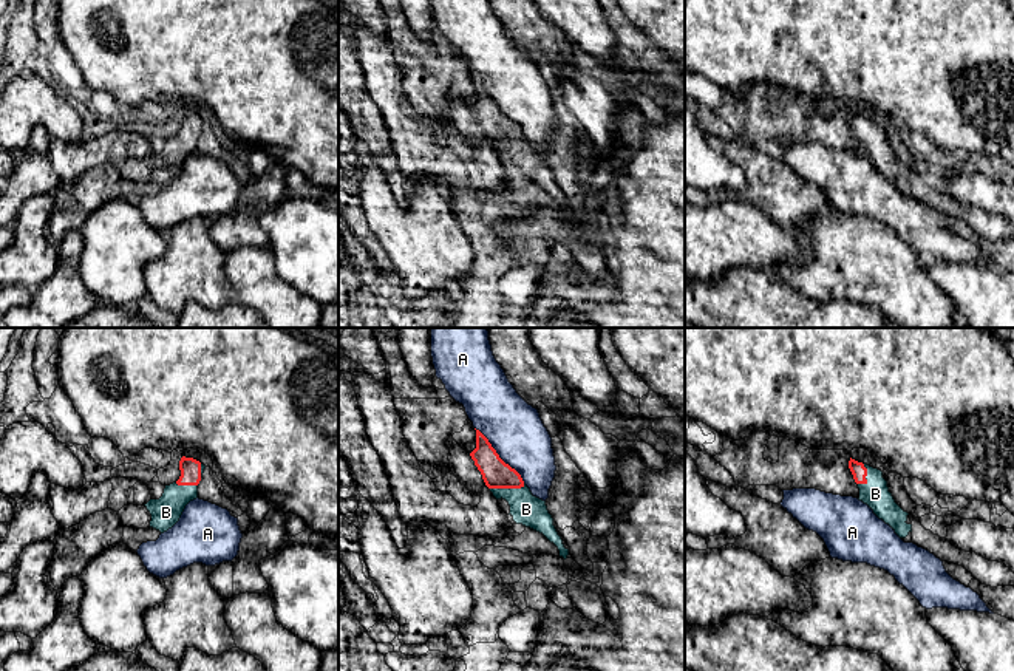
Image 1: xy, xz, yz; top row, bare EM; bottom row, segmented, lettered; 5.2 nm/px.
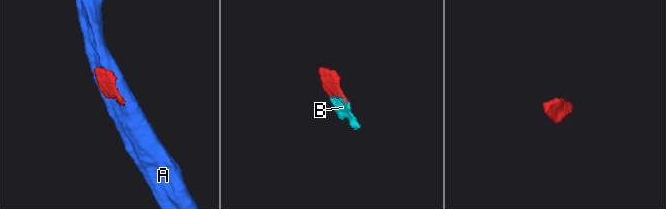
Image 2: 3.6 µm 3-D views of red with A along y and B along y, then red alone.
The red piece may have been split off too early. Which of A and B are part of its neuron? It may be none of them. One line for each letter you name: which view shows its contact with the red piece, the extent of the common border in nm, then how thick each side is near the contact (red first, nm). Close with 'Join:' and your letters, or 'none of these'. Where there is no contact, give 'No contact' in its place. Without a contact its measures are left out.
B: Touches red in xz. Shared border 190 nm. Thickness 150 nm (red) against 160 nm
Join: B

